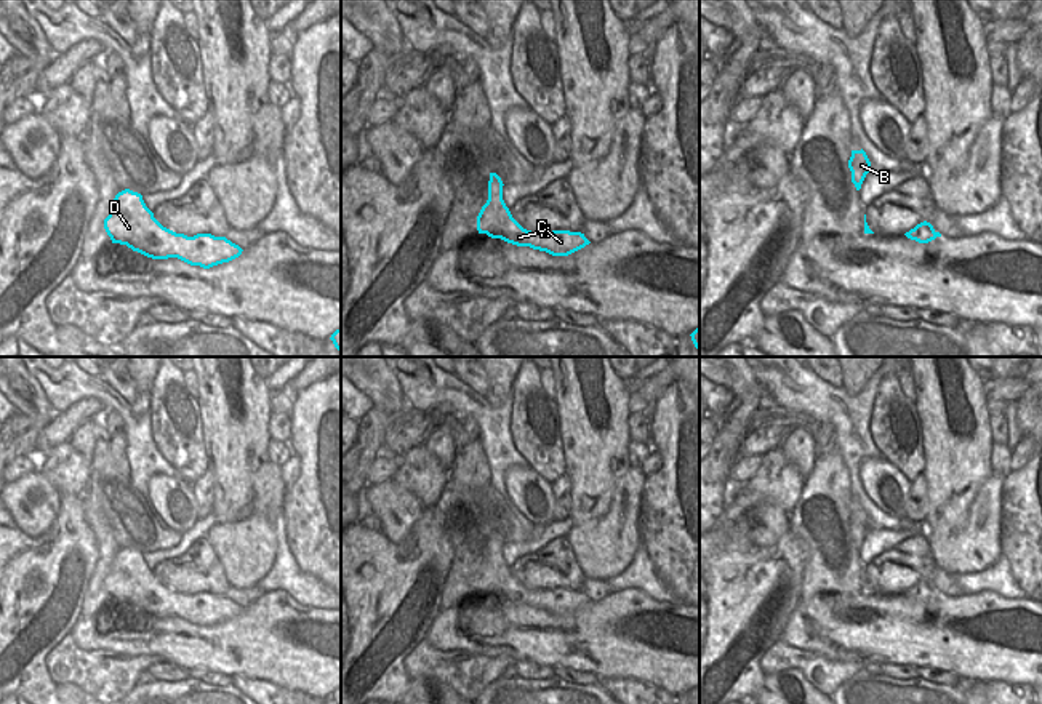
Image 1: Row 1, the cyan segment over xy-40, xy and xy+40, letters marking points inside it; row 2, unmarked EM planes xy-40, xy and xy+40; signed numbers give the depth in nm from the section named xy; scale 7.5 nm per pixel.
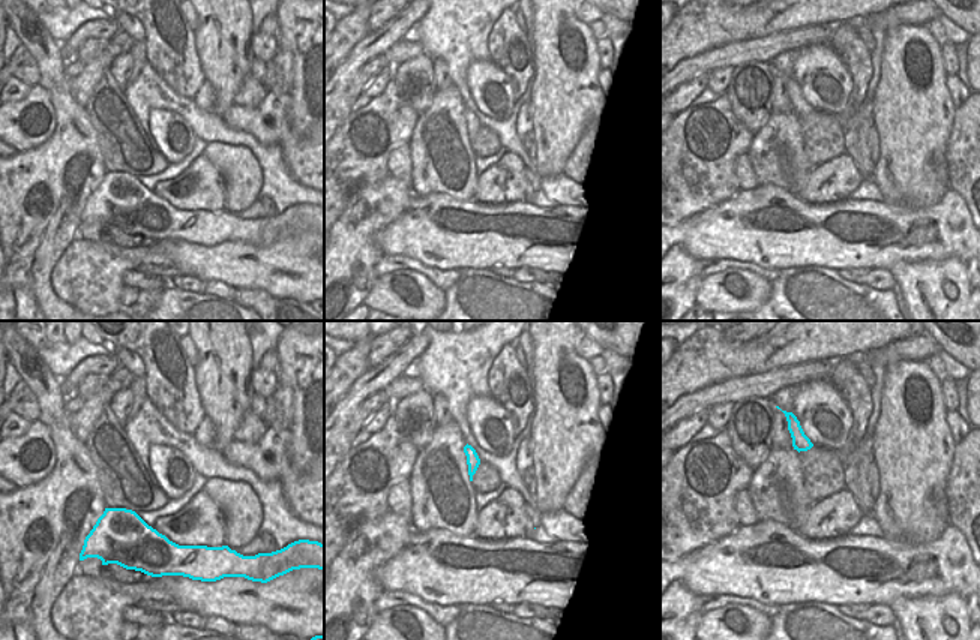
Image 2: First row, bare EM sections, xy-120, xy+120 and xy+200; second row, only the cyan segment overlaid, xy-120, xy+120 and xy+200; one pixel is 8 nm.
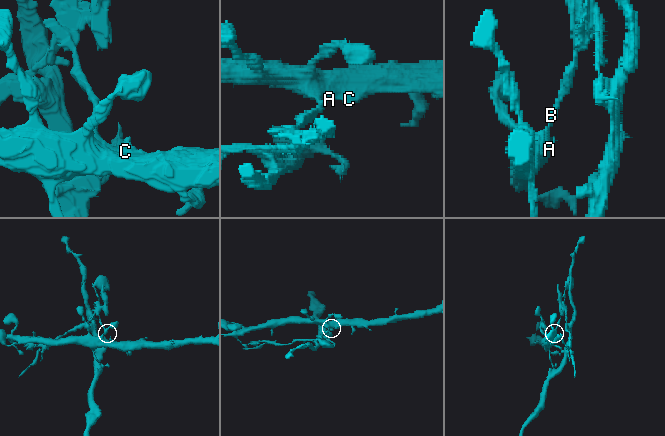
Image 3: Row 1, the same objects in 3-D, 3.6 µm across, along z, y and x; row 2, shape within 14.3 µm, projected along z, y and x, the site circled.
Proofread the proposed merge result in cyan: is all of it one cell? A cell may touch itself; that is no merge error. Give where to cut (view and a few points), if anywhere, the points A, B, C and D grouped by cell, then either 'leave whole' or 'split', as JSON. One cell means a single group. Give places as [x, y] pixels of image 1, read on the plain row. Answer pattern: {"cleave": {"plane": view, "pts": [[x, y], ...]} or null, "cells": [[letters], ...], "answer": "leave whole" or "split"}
{"cleave": {"plane": "xy+40", "pts": [[852, 533], [852, 538], [860, 546]]}, "cells": [["A", "C", "D"], ["B"]], "answer": "split"}

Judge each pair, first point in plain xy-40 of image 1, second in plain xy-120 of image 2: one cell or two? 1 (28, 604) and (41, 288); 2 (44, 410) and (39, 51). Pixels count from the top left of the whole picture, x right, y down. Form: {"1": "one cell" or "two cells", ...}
{"1": "one cell", "2": "one cell"}

